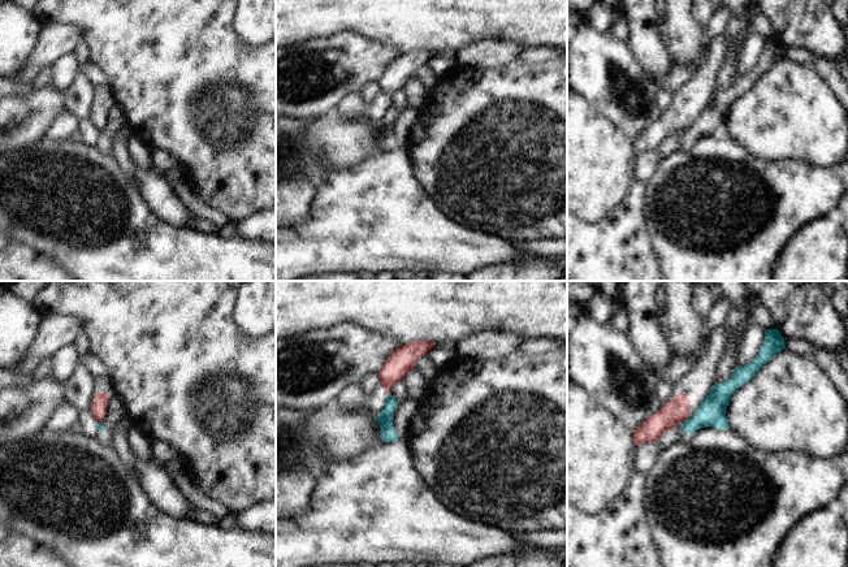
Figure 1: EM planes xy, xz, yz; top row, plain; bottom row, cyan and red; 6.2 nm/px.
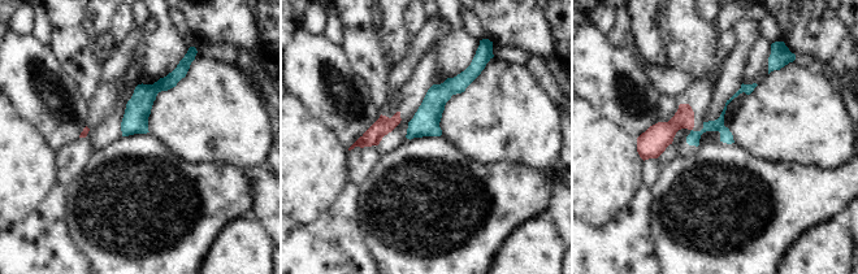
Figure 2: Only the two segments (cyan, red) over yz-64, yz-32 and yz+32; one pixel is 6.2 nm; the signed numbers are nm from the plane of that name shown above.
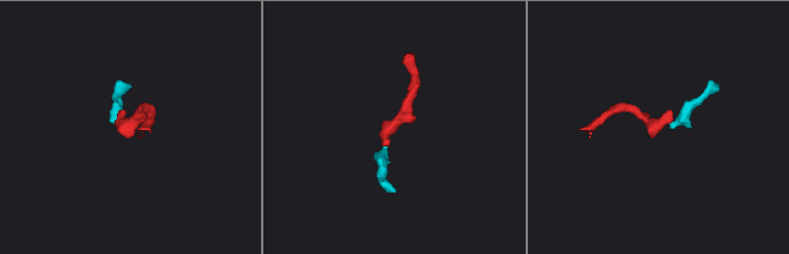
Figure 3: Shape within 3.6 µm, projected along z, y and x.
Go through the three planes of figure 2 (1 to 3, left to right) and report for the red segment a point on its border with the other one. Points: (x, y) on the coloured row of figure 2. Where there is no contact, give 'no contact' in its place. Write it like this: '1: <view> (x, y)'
1: no contact
2: no contact
3: no contact

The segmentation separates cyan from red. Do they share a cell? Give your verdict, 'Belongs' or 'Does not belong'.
Does not belong

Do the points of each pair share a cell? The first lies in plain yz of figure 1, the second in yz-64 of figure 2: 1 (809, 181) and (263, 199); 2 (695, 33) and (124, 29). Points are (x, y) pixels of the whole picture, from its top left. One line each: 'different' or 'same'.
1: different
2: different

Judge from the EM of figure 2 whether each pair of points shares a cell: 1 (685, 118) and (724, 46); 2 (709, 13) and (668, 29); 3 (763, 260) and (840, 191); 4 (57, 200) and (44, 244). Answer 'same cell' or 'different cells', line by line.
1: same cell
2: different cells
3: same cell
4: same cell

